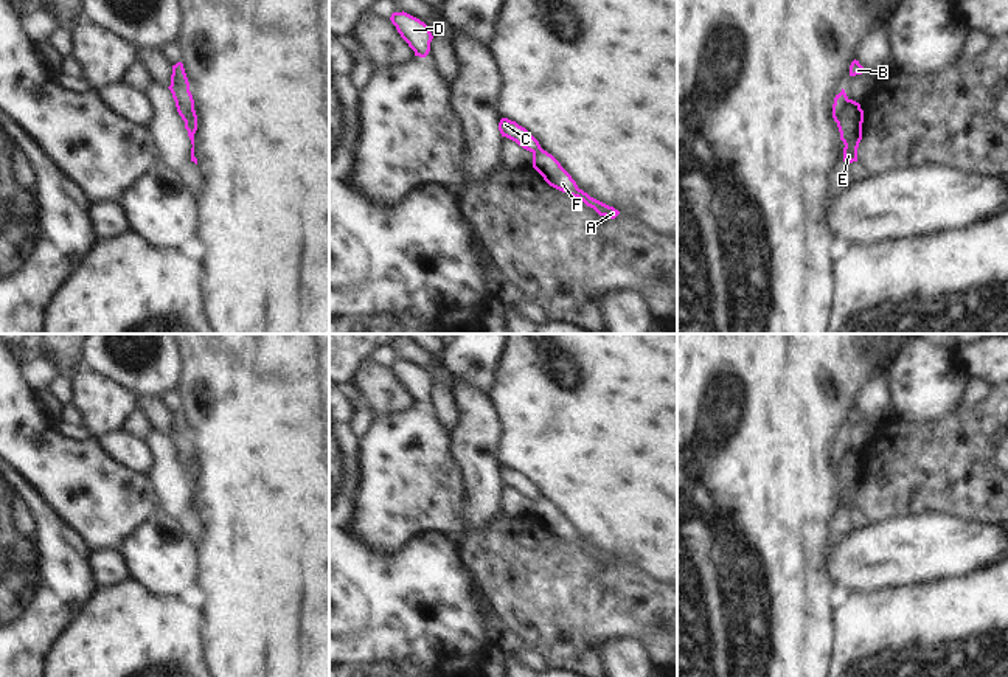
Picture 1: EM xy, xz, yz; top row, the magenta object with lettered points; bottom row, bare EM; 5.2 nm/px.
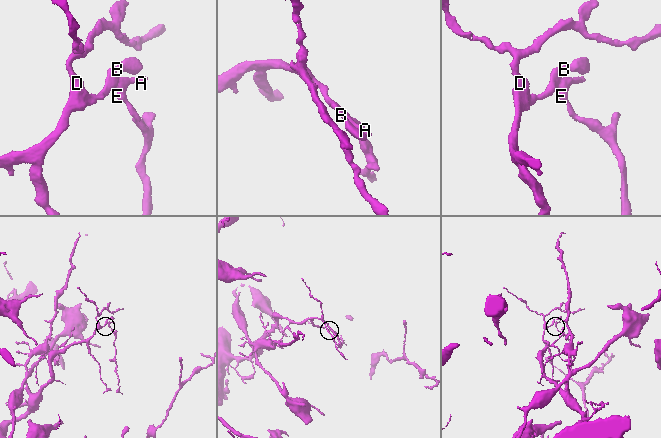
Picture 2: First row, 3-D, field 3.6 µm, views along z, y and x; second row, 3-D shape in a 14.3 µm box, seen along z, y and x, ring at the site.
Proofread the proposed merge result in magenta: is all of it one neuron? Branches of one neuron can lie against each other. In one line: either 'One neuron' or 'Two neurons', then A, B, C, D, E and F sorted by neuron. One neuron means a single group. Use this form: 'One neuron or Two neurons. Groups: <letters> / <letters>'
Two neurons. Groups: A E F / B C D

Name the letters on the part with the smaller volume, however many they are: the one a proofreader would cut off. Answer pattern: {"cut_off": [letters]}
{"cut_off": ["A", "E", "F"]}

